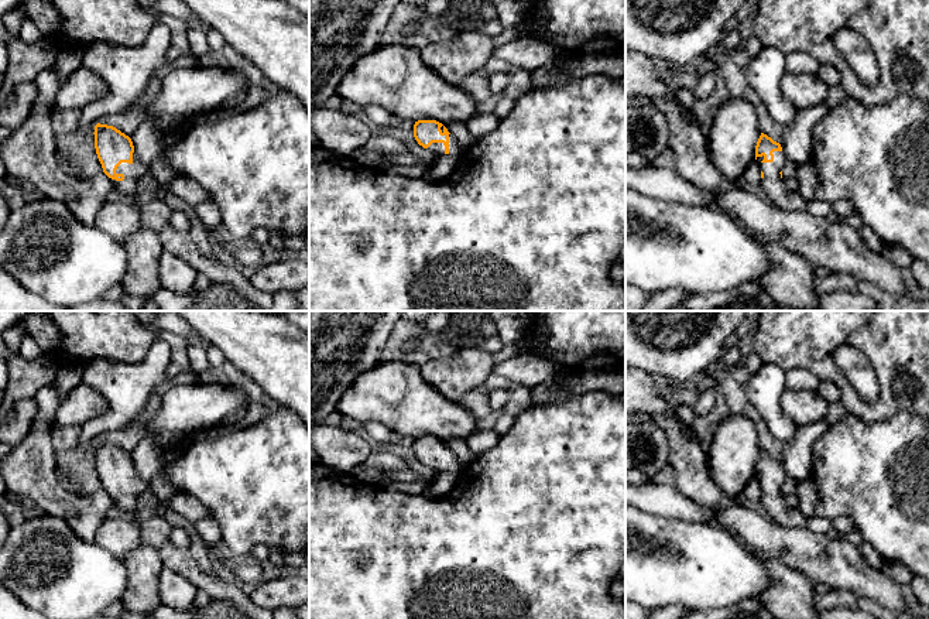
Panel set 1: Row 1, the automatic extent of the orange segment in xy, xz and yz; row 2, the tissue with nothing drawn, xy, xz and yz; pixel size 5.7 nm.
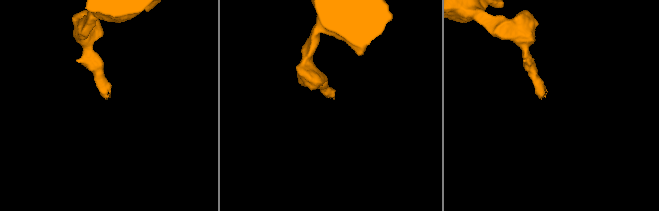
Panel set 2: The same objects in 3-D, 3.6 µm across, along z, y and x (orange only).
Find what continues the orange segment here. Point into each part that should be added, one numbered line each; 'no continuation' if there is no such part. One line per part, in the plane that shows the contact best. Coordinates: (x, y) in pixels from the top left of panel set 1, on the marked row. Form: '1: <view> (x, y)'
1: xy (133, 173)

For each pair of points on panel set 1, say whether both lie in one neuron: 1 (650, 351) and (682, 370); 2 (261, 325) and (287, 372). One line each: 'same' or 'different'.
1: same
2: same

